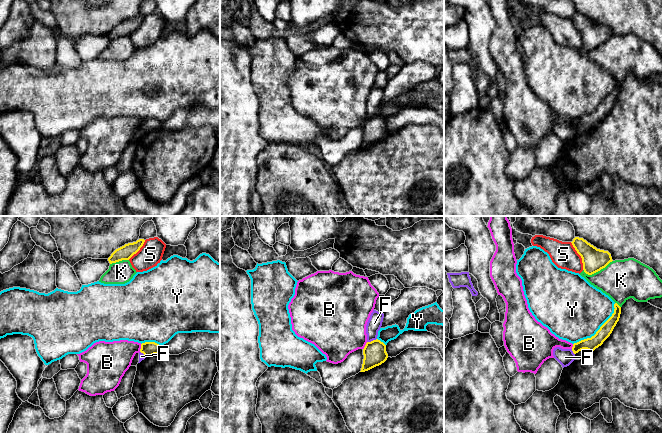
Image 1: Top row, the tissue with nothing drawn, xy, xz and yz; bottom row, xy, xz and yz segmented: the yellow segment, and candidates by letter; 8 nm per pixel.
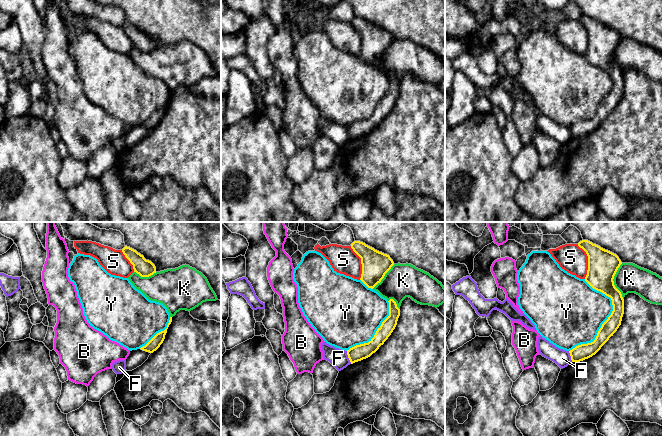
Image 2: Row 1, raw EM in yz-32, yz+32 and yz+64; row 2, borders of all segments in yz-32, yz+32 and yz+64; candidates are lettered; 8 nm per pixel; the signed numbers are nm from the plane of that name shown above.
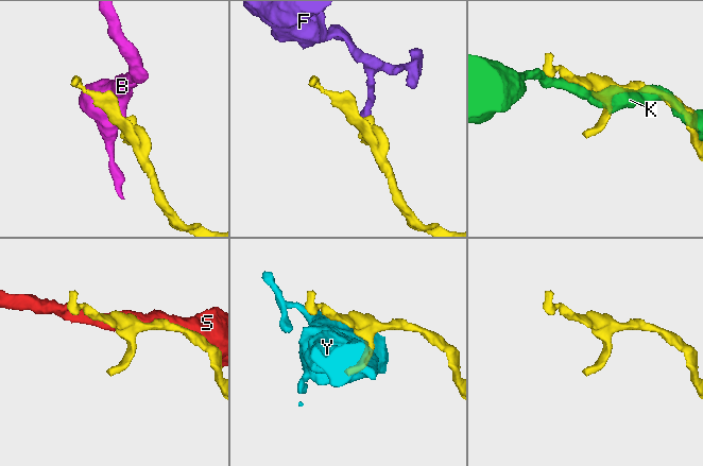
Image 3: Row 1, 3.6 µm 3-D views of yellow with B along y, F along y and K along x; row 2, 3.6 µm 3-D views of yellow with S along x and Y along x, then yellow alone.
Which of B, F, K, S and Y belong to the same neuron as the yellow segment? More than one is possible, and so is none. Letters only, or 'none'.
none

